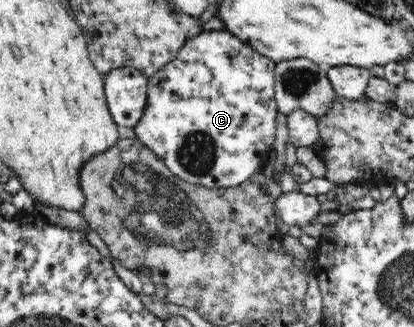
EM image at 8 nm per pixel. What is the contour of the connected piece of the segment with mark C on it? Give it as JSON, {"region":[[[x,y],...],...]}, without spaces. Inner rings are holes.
{"region":[[[225,30],[204,32],[188,39],[176,58],[148,79],[146,107],[133,129],[136,138],[181,180],[207,188],[236,187],[244,183],[261,171],[264,152],[275,142],[276,65]]]}

